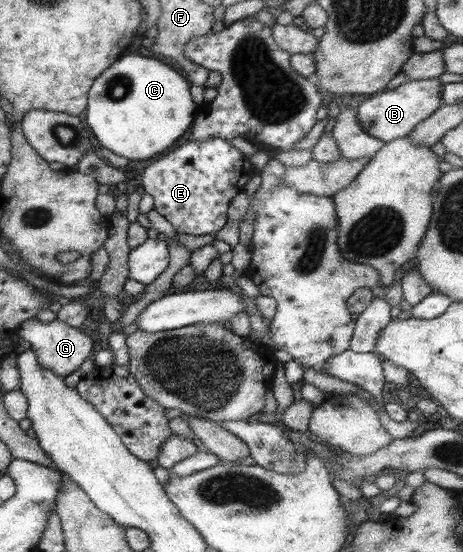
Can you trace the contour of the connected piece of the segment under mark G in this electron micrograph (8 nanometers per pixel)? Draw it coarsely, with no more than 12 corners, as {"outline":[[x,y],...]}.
{"outline":[[57,319],[16,331],[38,366],[60,378],[77,371],[92,342]]}

